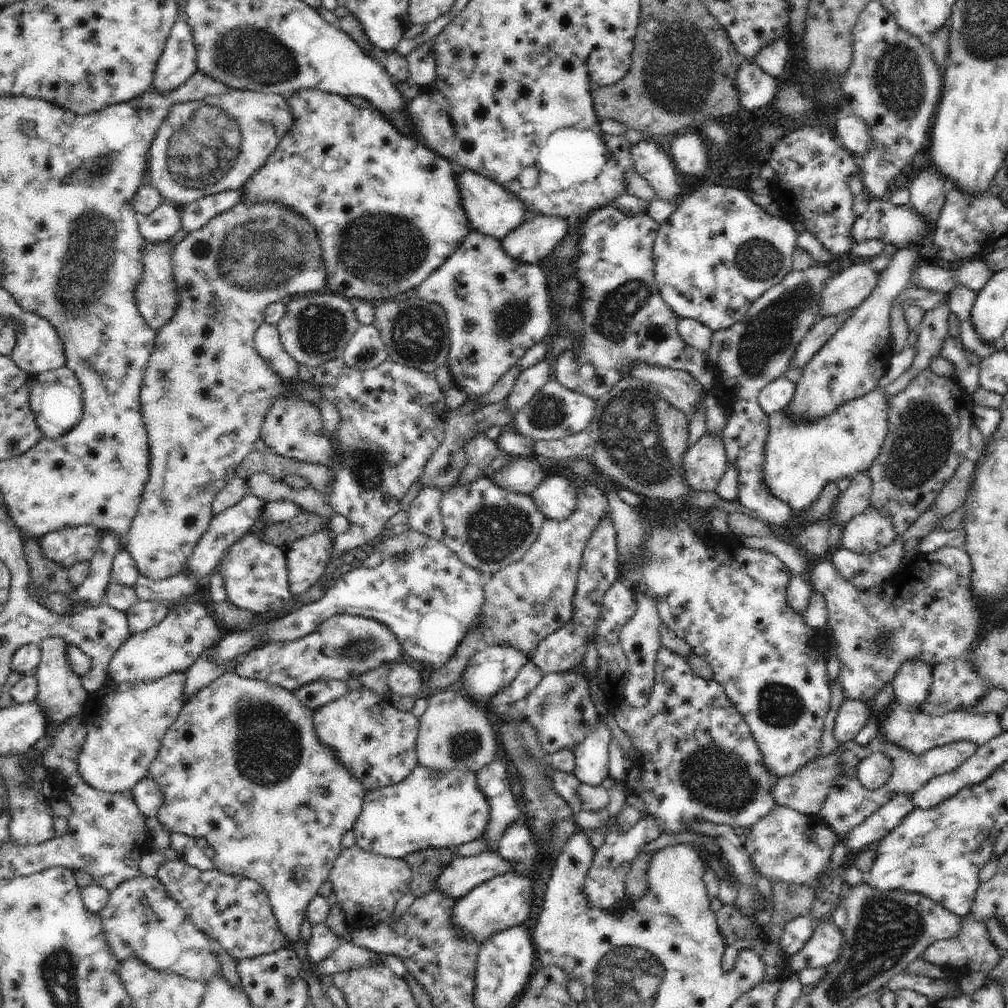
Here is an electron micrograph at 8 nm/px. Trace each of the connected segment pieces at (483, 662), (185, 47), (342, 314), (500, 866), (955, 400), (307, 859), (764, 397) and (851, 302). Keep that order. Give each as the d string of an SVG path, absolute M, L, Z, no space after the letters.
M488 646L469 661L460 681L469 699L488 704L492 696L512 683L520 668L530 660L526 652L520 652L518 648Z
M179 17L168 36L162 57L158 60L152 86L156 92L172 92L198 71L197 51L192 28Z
M327 290L292 300L287 306L286 315L277 325L284 352L298 365L310 367L313 370L330 360L341 359L344 348L346 348L350 338L354 336L357 330L360 330L360 327L360 322L356 317L356 310L349 303L349 300Z
M484 851L478 856L458 856L453 858L433 886L444 896L459 900L476 886L505 874L508 870L514 870L514 866L508 866L498 852Z
M929 368L920 370L916 378L908 382L905 390L888 400L888 429L880 455L868 470L873 484L870 506L880 514L890 516L894 532L902 535L916 523L916 520L930 509L944 486L956 473L958 466L966 460L970 448L969 433L973 426L972 410L974 405L970 396L954 377L938 376Z
M224 672L216 681L202 688L194 698L190 698L183 704L180 716L166 732L159 755L150 764L147 775L154 778L164 792L162 808L156 814L164 831L206 838L208 845L212 846L216 852L216 856L211 859L215 870L247 877L258 882L266 890L274 916L278 918L280 929L291 946L300 939L300 926L307 917L308 904L314 899L314 896L319 894L320 886L328 880L328 874L343 850L342 837L353 828L355 821L360 816L367 793L366 788L362 788L362 784L356 780L356 776L340 764L336 752L330 746L322 744L322 740L318 740L318 734L314 729L314 713L310 708L301 704L290 690L266 684L260 680L242 678L236 672Z
M783 376L766 384L758 394L760 408L768 416L782 412L792 402L795 388L796 385Z
M854 264L842 268L834 278L826 282L820 294L820 315L836 316L860 307L876 288L880 273L873 270L870 264Z

